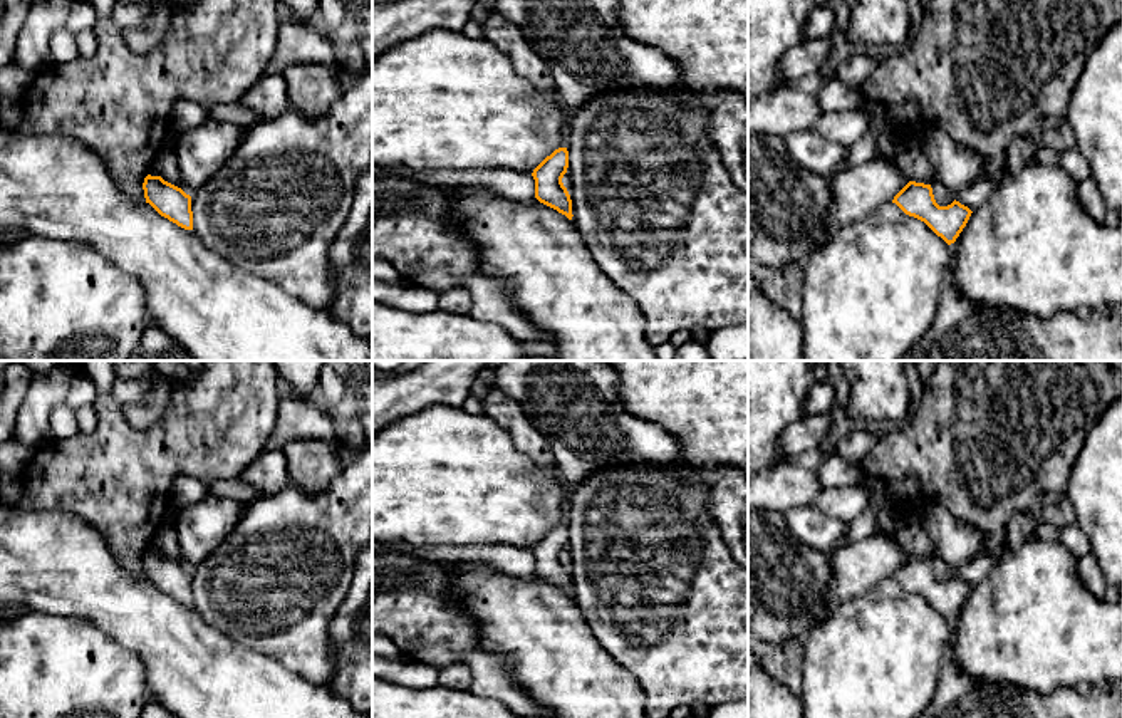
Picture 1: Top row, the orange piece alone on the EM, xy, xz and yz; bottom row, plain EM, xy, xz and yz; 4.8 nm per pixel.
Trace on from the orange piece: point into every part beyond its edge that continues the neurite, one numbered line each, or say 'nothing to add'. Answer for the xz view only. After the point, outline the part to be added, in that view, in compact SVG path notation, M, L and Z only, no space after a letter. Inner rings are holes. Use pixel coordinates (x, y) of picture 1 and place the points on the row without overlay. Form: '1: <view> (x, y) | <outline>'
nothing to add

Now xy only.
nothing to add

